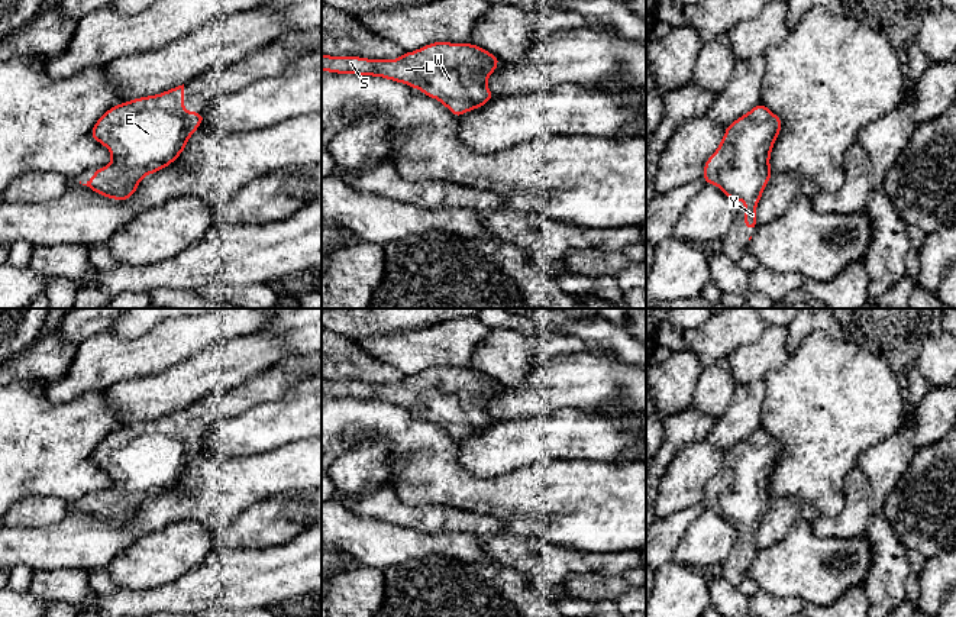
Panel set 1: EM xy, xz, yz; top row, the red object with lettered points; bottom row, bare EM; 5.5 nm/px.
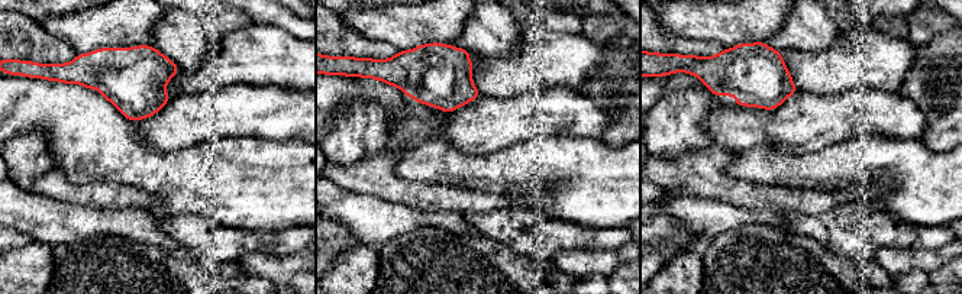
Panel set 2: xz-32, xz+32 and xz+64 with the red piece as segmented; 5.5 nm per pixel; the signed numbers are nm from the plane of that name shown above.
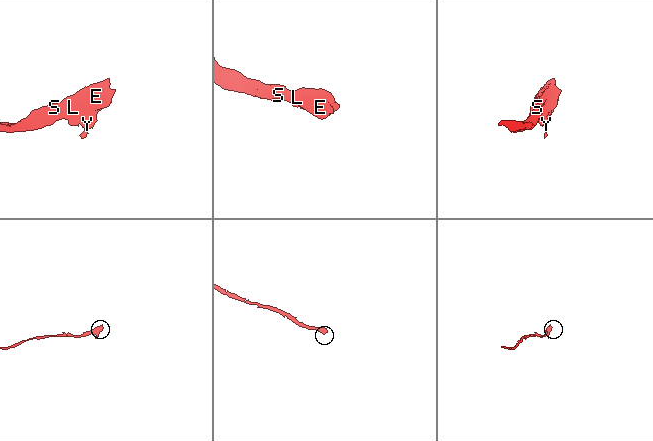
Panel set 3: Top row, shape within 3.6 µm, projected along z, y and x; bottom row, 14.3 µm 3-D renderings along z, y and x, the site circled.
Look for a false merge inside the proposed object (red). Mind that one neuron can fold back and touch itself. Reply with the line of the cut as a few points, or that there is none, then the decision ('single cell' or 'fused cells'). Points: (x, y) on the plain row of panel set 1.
cut none; single cell

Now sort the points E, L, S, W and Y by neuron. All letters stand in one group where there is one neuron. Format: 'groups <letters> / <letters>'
groups E L S W Y

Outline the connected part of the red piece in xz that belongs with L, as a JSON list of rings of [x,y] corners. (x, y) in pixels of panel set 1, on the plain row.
[[[433,366],[398,384],[329,381],[322,378],[322,394],[337,398],[384,401],[420,413],[439,424],[456,442],[485,430],[494,419],[487,411],[500,382],[472,368]]]

